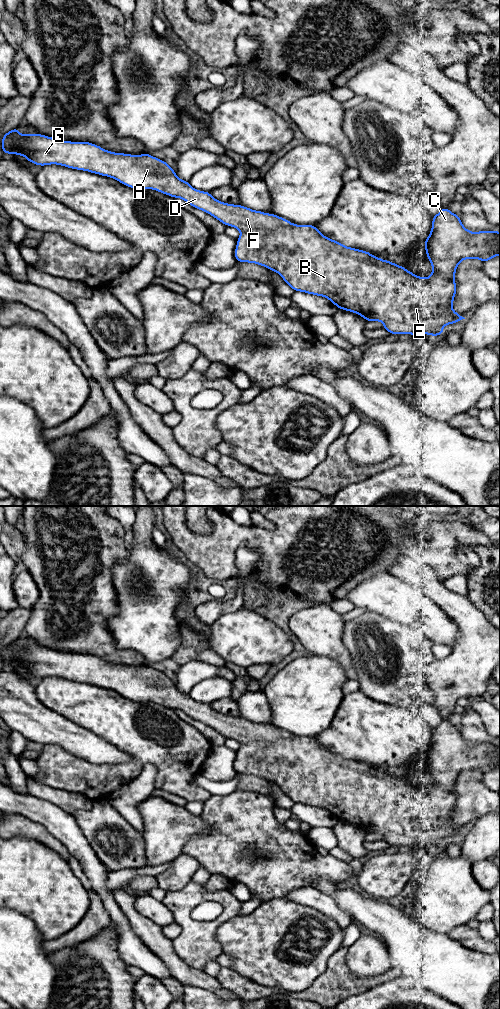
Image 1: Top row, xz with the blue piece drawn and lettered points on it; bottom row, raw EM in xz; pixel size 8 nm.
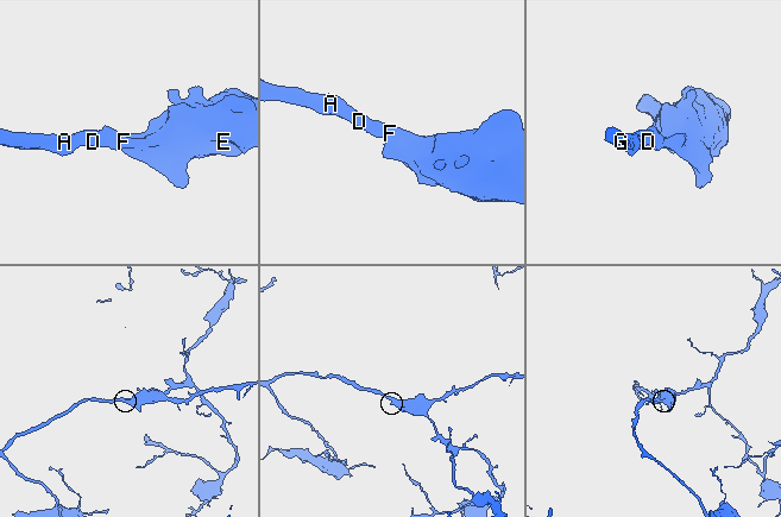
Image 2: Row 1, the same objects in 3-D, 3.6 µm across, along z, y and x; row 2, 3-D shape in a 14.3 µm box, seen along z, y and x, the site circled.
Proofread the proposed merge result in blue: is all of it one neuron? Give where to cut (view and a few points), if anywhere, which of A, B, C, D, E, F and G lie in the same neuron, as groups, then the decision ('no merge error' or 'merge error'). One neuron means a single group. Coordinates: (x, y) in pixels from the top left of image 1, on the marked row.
no cut | A B C D E F G | no merge error

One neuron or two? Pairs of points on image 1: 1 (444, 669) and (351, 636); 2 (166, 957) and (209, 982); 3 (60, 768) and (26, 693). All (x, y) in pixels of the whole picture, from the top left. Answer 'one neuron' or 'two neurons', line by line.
1: two neurons
2: one neuron
3: two neurons

